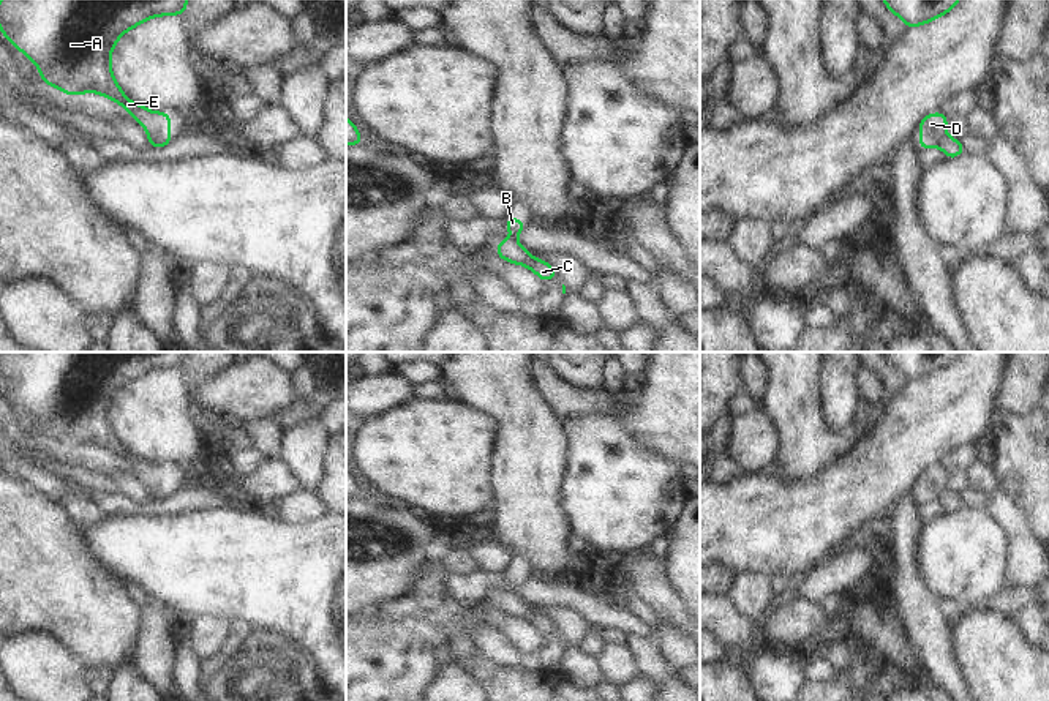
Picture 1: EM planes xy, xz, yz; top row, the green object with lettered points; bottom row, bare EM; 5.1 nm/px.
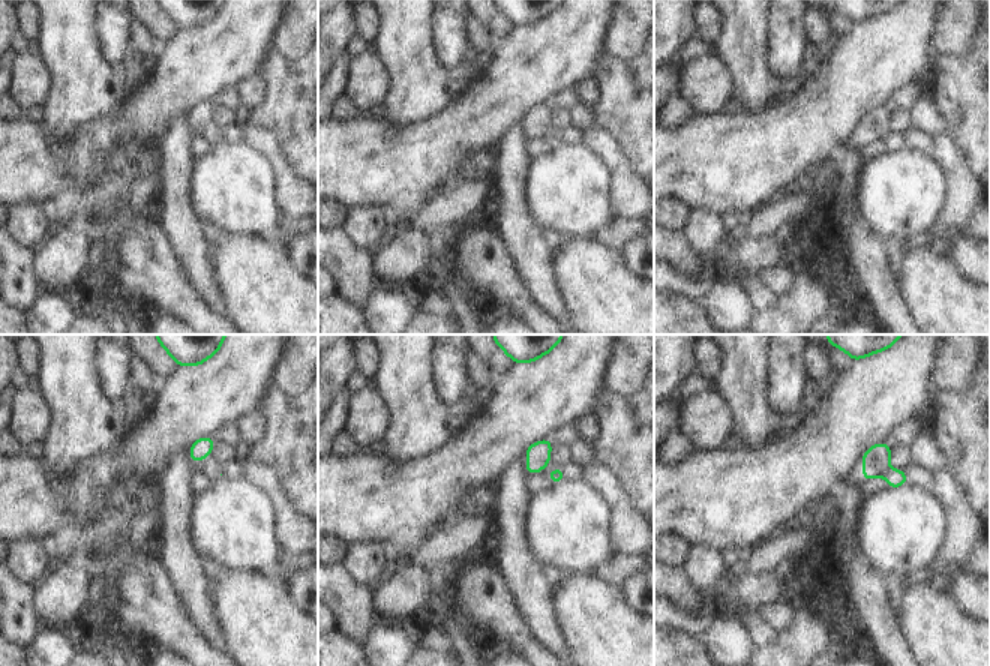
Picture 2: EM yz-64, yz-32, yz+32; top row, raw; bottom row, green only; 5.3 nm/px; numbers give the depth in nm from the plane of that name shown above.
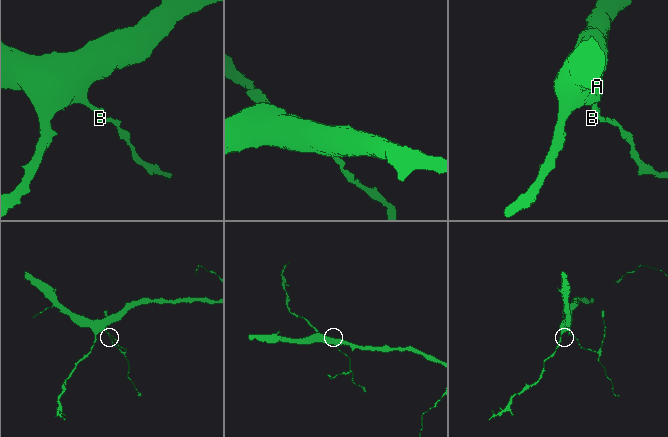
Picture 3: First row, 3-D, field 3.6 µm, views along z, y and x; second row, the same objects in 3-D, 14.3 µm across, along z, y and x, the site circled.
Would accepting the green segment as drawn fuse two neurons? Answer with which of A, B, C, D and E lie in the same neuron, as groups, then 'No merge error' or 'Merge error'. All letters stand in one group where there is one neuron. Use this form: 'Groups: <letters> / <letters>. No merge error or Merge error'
Groups: A B D E / C. Merge error

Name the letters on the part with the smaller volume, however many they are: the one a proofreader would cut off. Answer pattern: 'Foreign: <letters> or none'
Foreign: C

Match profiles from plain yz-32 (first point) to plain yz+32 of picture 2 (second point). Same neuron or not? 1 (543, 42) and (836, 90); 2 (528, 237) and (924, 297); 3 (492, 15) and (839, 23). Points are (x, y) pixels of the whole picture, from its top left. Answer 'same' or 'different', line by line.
1: same
2: different
3: same

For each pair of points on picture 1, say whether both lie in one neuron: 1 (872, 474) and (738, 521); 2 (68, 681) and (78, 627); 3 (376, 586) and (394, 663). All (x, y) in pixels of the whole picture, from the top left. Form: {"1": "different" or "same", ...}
{"1": "same", "2": "different", "3": "different"}

